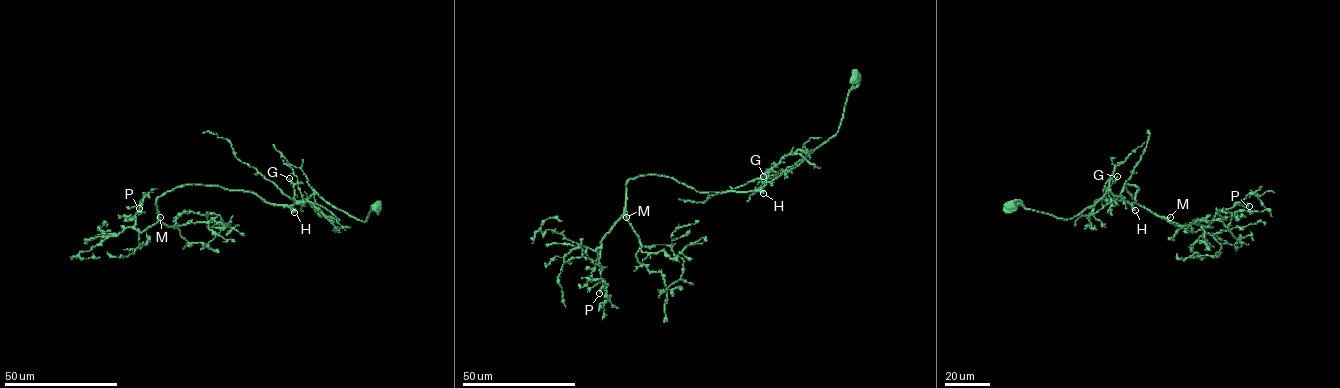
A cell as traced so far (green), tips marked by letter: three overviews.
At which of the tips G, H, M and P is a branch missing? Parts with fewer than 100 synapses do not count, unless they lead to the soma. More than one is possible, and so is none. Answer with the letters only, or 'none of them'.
M

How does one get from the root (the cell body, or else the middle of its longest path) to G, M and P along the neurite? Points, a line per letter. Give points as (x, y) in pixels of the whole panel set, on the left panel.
G: (377, 208), (374, 206), (362, 221), (327, 203), (315, 191), (309, 197), (296, 202), (294, 184), (289, 178)
M: (377, 208), (362, 221), (315, 191), (286, 205), (267, 203), (251, 192), (190, 184), (159, 196), (160, 217)
P: (377, 208), (362, 221), (315, 191), (286, 205), (192, 184), (159, 196), (143, 232), (139, 208)

